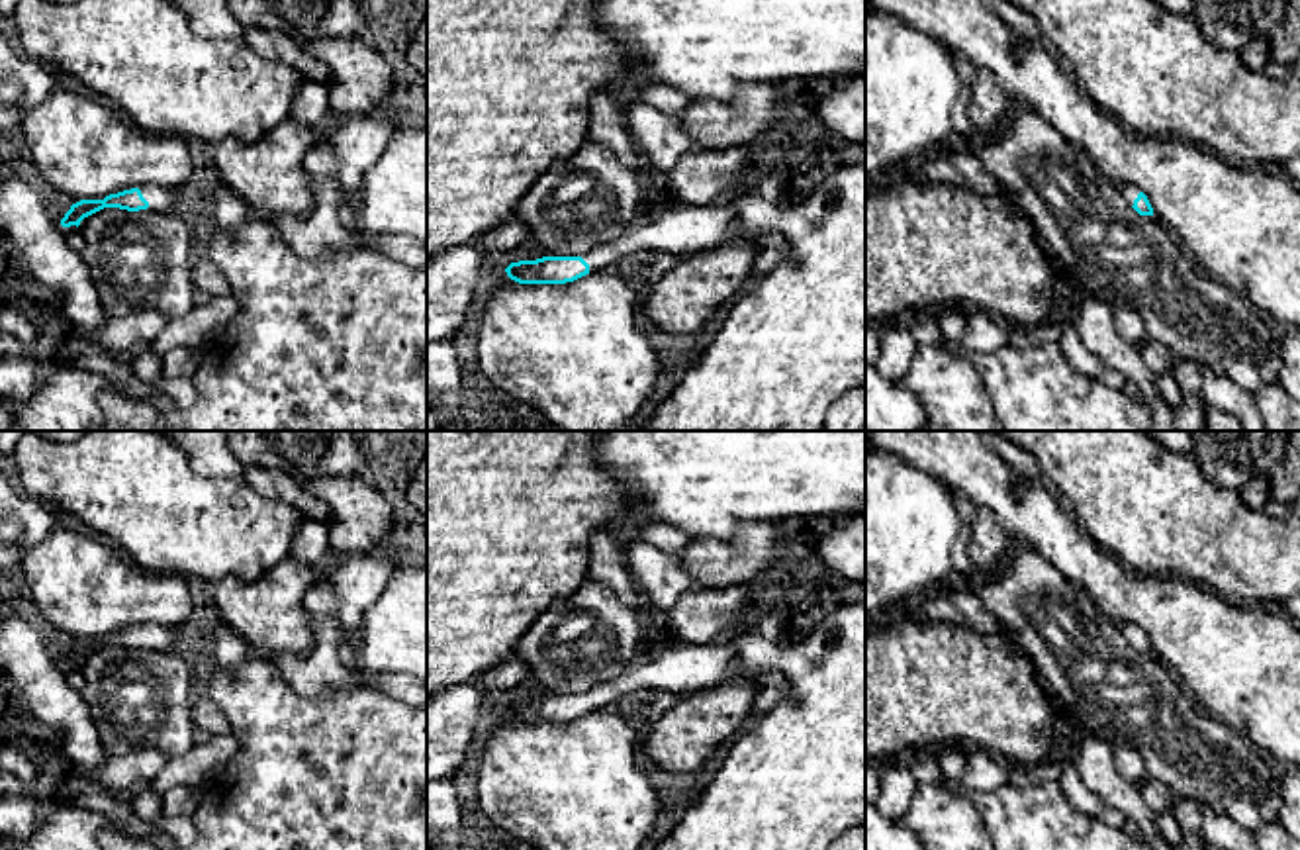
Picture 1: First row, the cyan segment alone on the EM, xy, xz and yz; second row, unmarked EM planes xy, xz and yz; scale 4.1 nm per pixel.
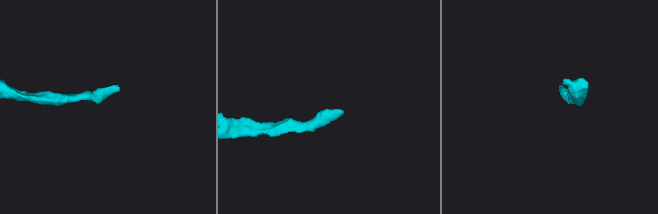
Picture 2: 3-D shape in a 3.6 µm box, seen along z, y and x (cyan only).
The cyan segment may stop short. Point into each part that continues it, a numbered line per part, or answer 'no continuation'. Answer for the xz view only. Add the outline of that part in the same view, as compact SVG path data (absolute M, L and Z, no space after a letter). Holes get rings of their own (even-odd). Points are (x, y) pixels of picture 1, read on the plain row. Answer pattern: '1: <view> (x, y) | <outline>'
1: xz (795, 778) | M865 601L863 603L844 603L838 607L822 607L795 637L785 640L775 640L767 631L752 631L746 635L734 635L717 644L689 644L673 642L666 650L658 652L650 660L638 660L627 668L615 680L599 684L581 693L589 703L589 711L609 709L609 705L621 695L636 689L656 691L675 691L687 693L701 685L722 682L730 672L730 662L738 660L744 670L777 670L785 676L787 687L777 703L764 715L756 717L754 723L732 740L722 766L717 770L715 778L693 801L687 813L677 821L677 825L668 832L658 850L828 850L828 846L852 826L865 823Z

